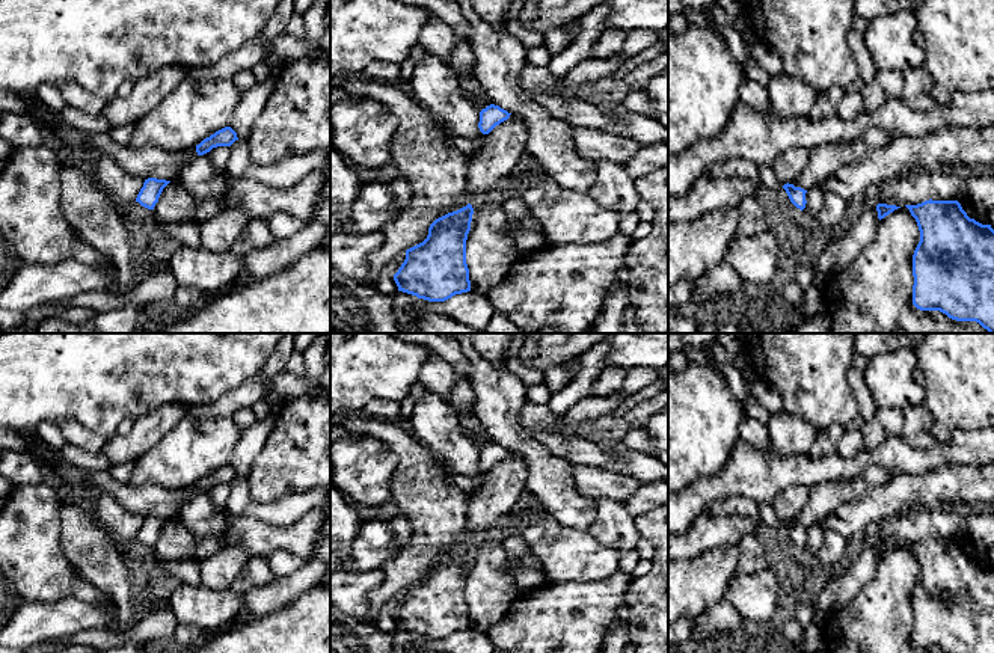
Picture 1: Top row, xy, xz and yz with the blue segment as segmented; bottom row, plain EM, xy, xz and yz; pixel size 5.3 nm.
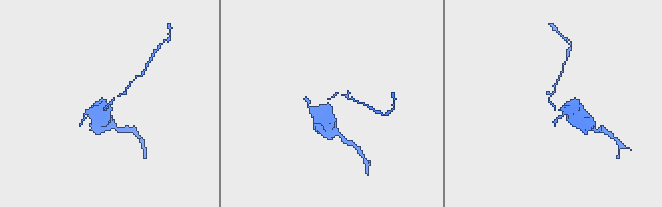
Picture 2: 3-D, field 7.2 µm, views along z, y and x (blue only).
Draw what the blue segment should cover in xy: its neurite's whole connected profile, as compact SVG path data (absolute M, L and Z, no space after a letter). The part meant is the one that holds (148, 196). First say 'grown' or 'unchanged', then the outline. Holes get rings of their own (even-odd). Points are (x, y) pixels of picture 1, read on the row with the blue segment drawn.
unchanged | M148 178L143 182L143 187L140 189L136 202L139 202L142 207L148 210L154 210L155 204L158 202L158 198L163 192L163 189L170 181L166 179L157 179L157 178Z

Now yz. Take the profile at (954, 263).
unchanged | M958 201L905 205L916 219L920 241L913 255L913 305L940 311L956 321L976 321L994 333L994 229L970 219Z

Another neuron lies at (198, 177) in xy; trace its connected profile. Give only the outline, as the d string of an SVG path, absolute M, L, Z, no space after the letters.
M207 154L186 163L176 178L196 202L222 196L228 173L217 170Z

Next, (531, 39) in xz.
M508 21L507 29L525 45L526 50L545 44L545 33L526 30L519 21Z

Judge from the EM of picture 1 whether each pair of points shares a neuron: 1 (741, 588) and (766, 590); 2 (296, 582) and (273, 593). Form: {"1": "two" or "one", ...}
{"1": "one", "2": "one"}

